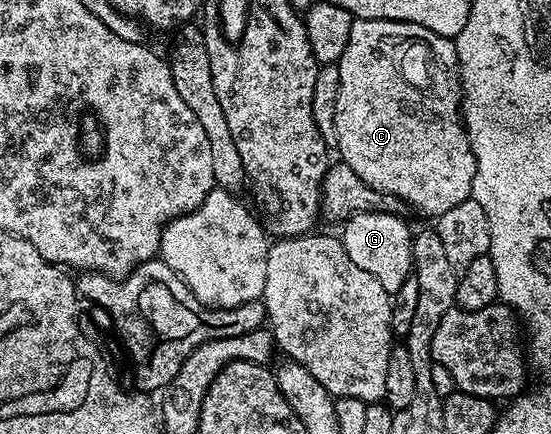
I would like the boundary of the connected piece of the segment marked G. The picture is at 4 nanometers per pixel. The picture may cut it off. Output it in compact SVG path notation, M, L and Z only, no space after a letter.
M361 212L345 221L343 228L346 229L340 232L348 258L352 258L360 270L372 274L372 278L376 278L376 282L380 282L380 286L384 286L384 290L391 294L404 286L414 270L414 242L406 222L403 217L387 212Z

